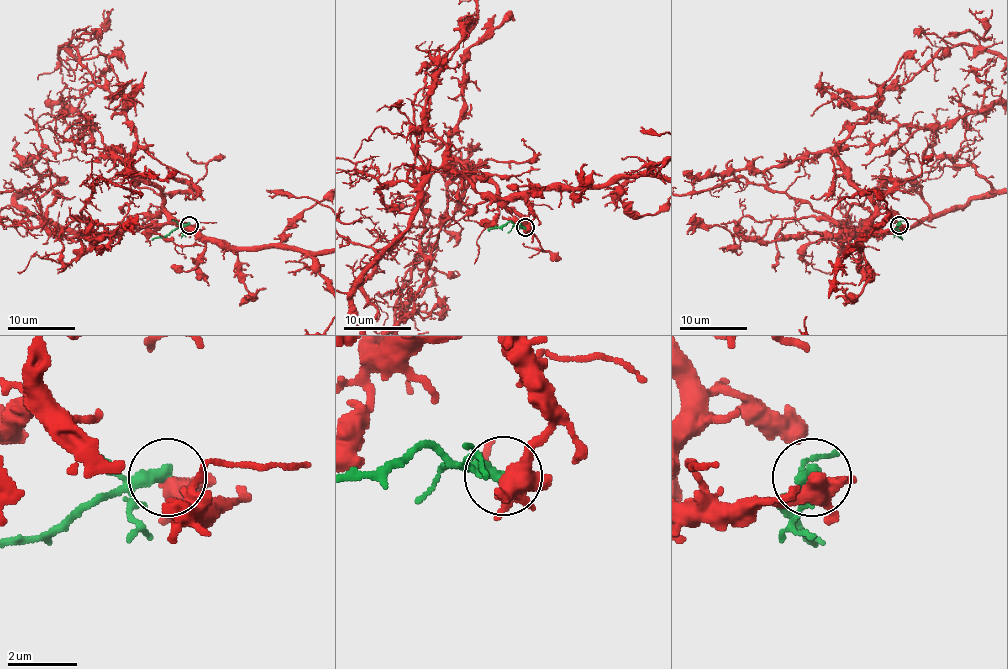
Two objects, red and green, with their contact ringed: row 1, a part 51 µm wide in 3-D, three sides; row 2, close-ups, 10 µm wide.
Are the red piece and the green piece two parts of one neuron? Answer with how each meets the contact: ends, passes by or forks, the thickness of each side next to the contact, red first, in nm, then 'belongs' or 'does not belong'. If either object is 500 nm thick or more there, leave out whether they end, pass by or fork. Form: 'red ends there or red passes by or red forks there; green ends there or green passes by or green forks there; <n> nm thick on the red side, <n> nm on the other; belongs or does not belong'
red forks there; green ends there; 400 nm thick on the red side, 400 nm on the other; does not belong

